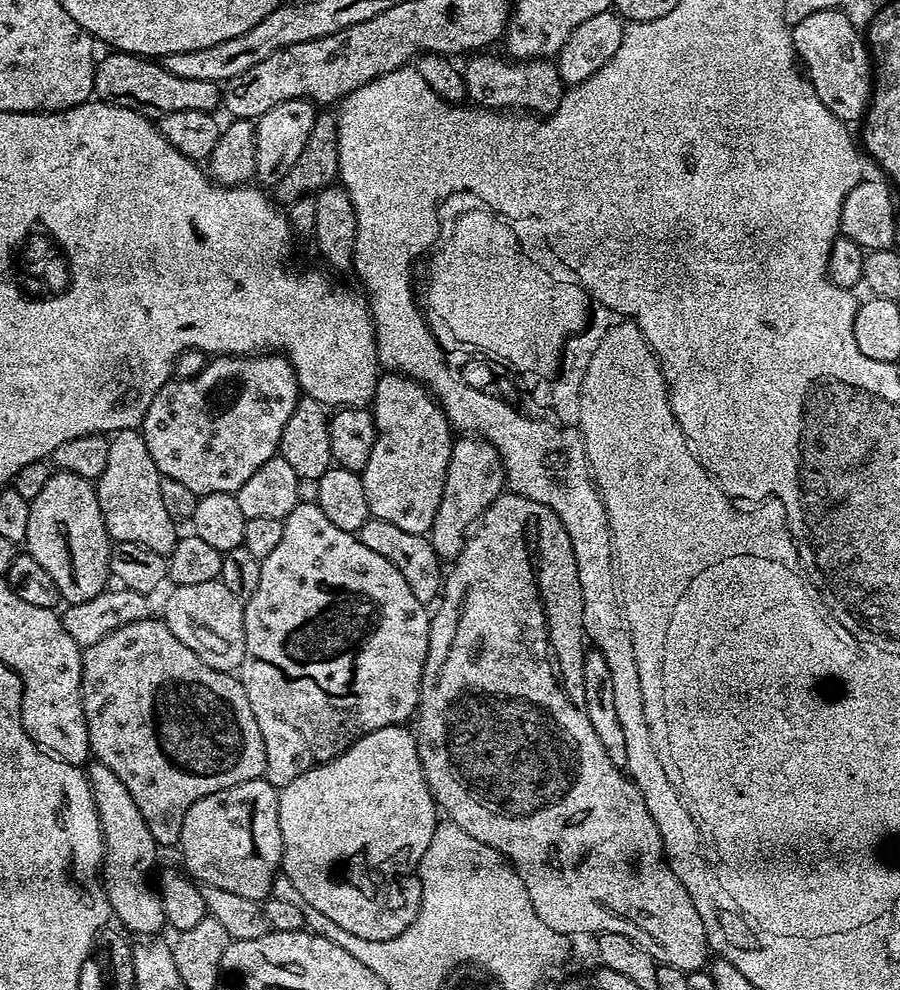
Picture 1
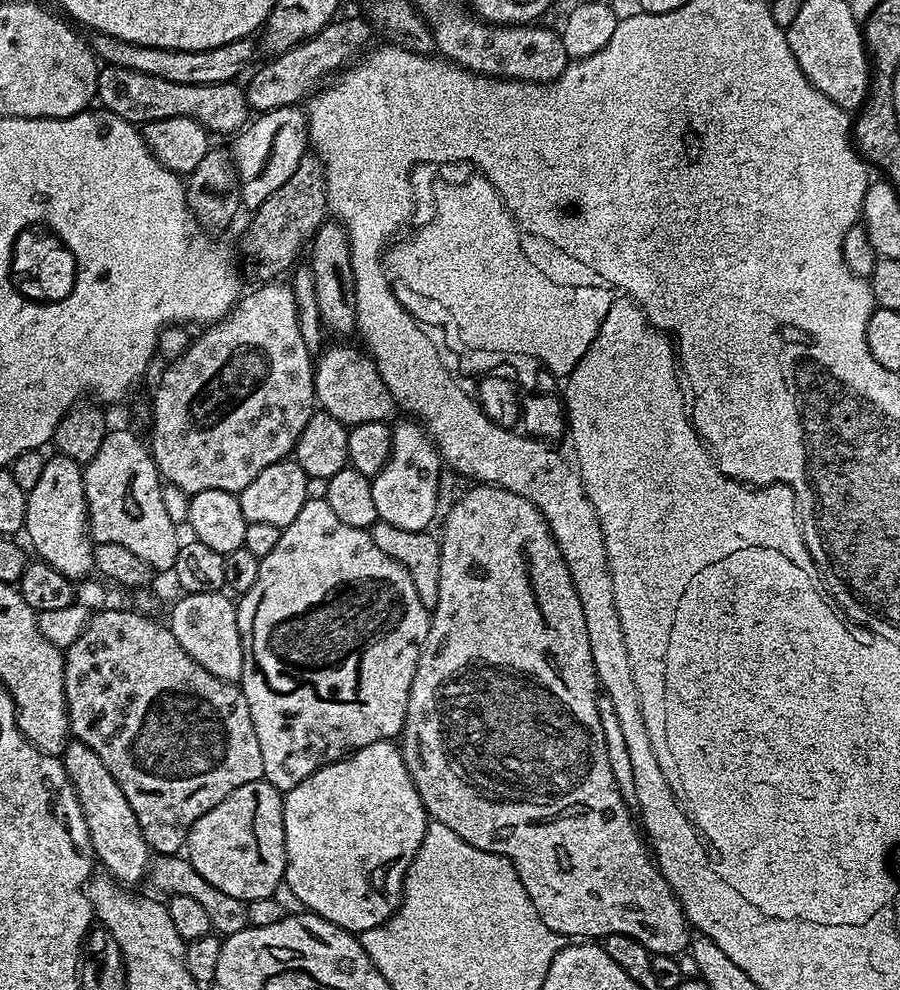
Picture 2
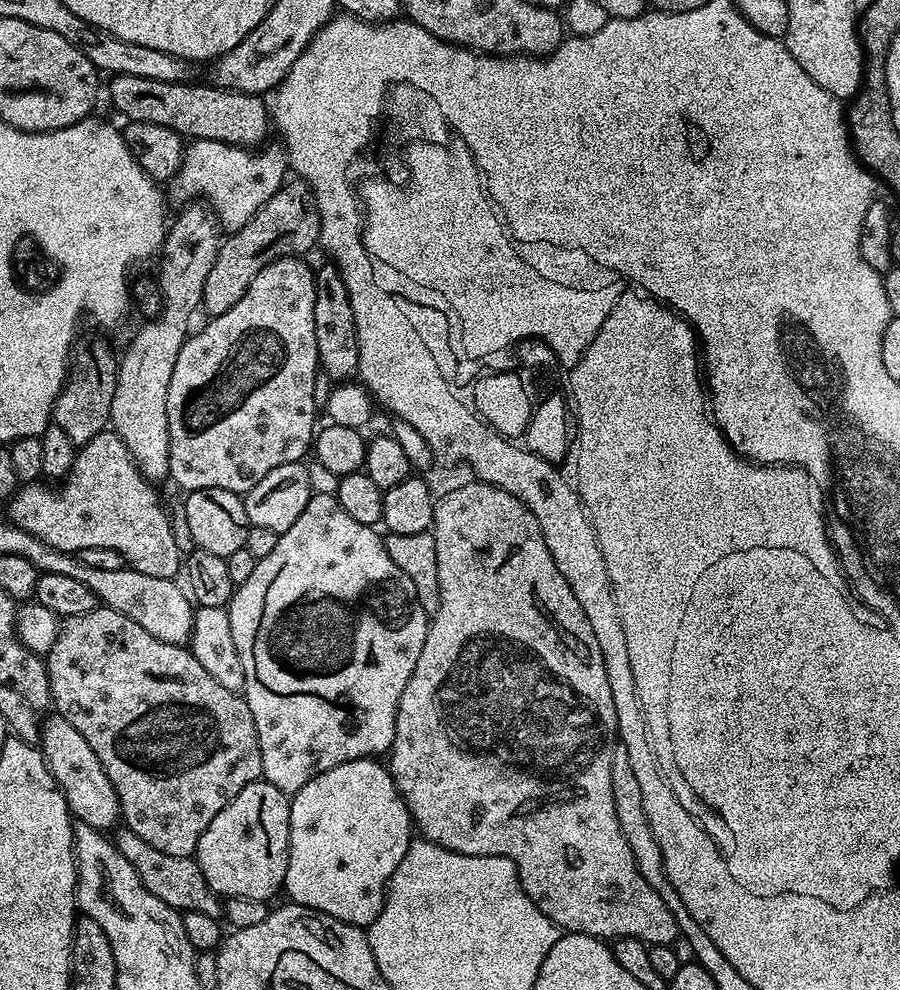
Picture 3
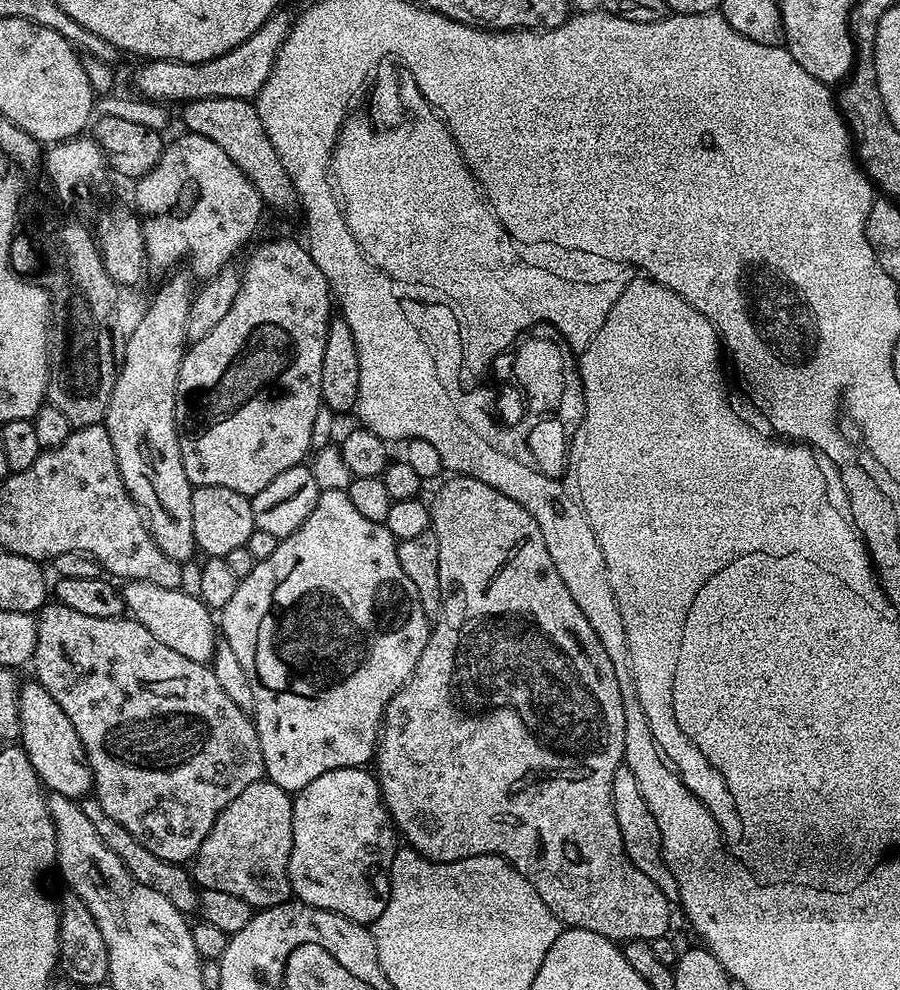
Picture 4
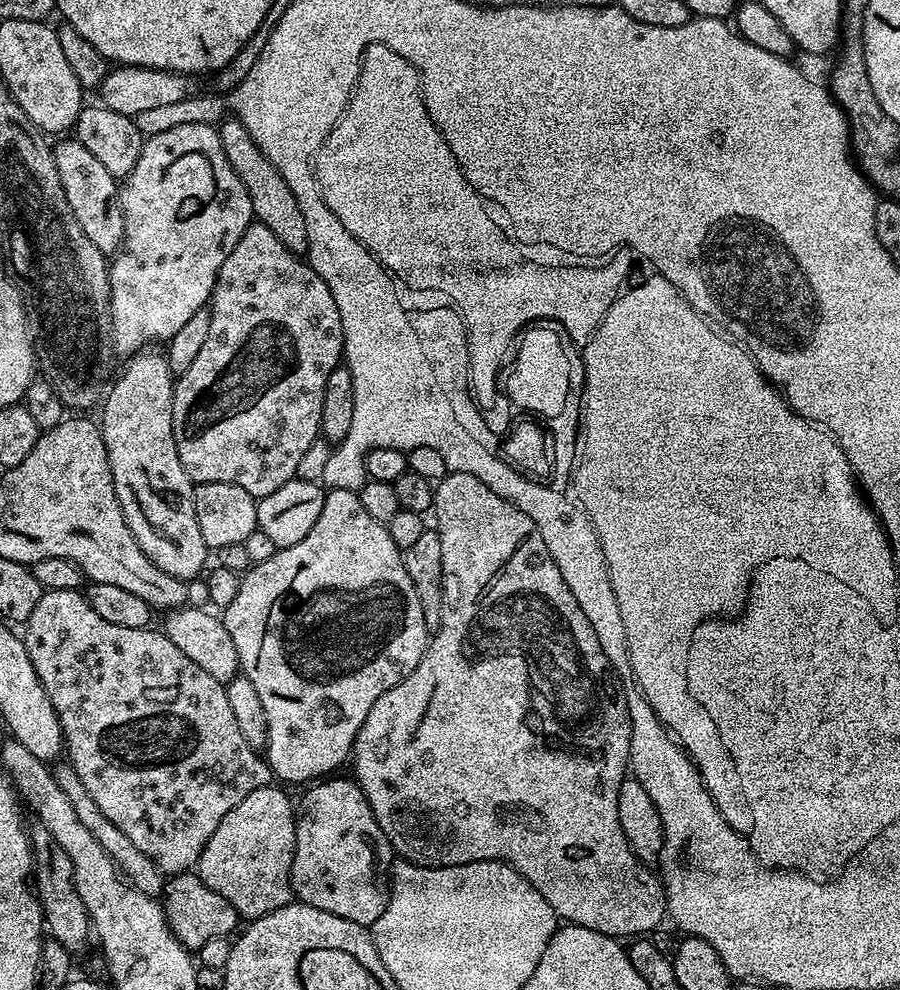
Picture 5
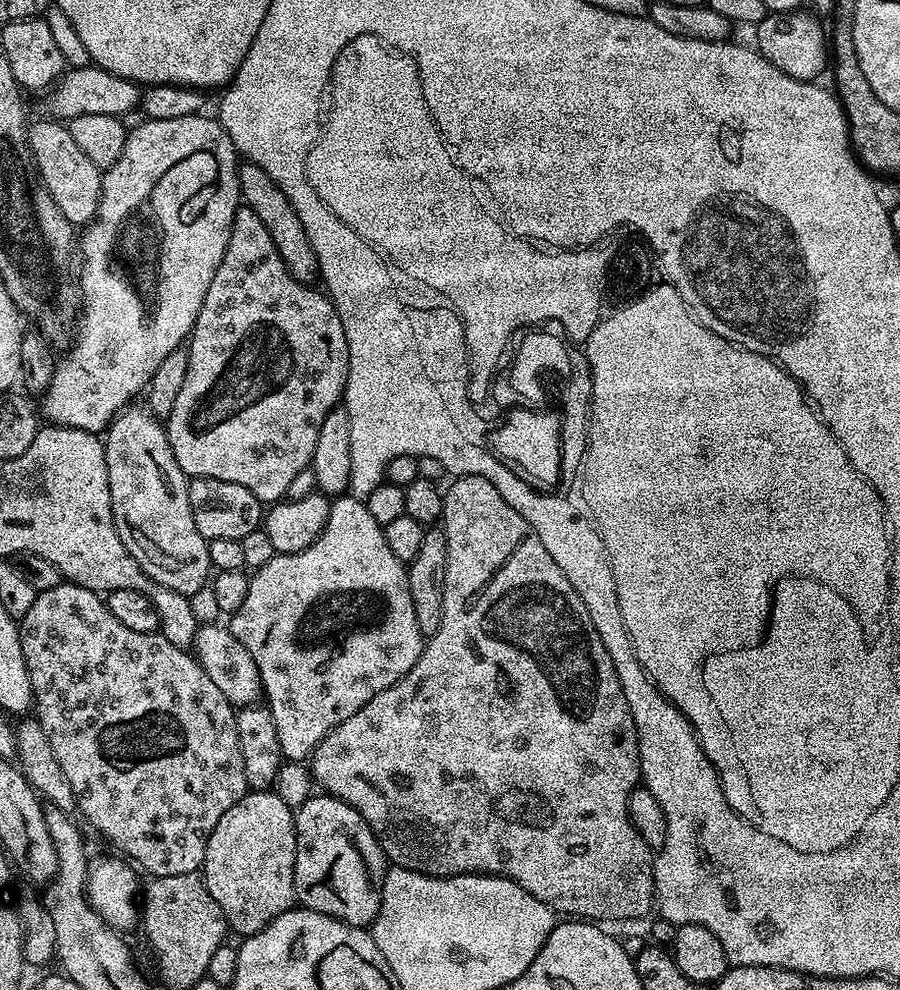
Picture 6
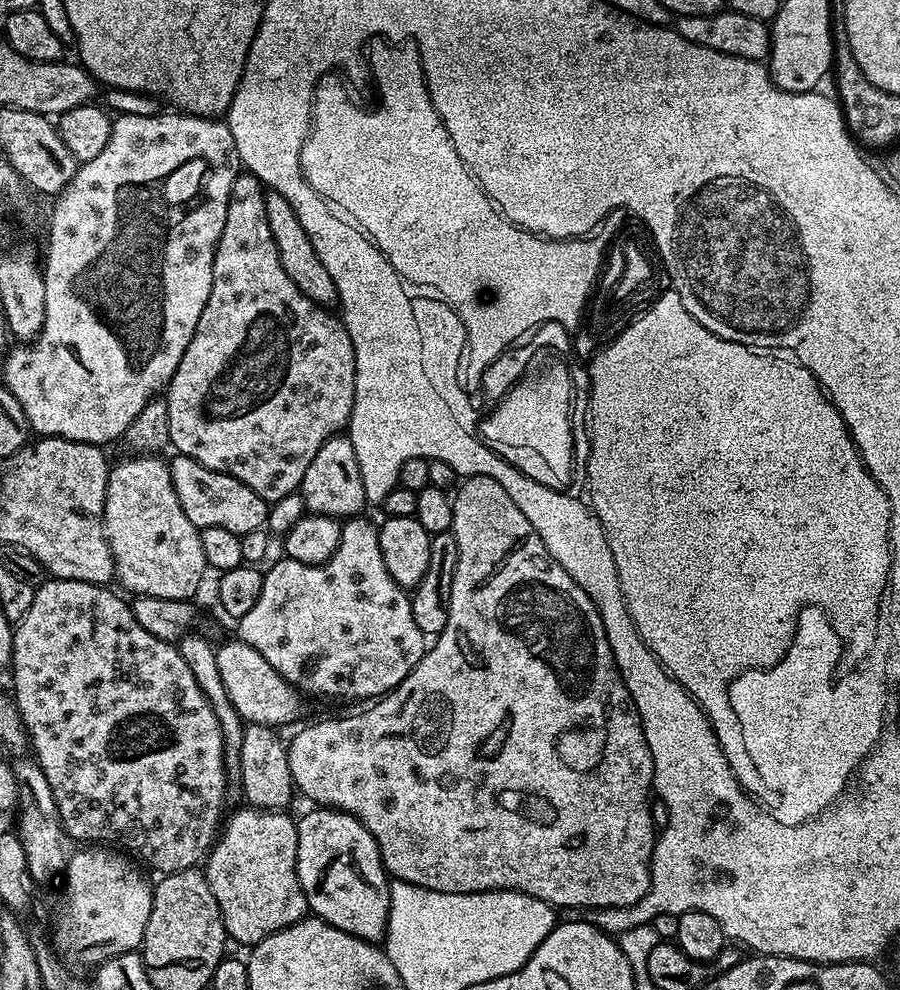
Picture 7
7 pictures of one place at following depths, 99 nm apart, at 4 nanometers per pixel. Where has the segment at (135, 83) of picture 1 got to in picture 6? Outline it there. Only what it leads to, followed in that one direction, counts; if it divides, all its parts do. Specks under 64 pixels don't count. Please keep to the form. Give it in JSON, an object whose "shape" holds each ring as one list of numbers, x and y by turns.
{"shape":[[247,162,241,163,238,175,243,203,250,210,254,210,254,214,258,214,258,218,262,218,262,226,266,226,266,231,274,241,274,250,278,250,282,262,286,262,287,272,294,278,298,278,298,282,315,285,320,280,318,258,314,246,310,246,310,238,306,238,306,230,302,230,302,221,298,218,298,210,294,210,294,206,290,206,290,198,286,198,286,194,282,194,278,182,274,182,274,178,270,178,270,174,266,174,266,170,262,170,262,166]]}

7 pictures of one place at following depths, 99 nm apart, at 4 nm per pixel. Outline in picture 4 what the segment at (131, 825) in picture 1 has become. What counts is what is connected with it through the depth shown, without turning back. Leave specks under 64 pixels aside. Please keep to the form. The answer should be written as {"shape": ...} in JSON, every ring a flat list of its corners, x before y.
{"shape":[[39,682,31,683,21,685,19,747,30,758,30,766,34,766,36,777,49,793,57,792,66,798,79,801,93,791,94,785,92,767,78,738,78,730,74,730,62,706,58,706,58,702,50,698,48,691]]}

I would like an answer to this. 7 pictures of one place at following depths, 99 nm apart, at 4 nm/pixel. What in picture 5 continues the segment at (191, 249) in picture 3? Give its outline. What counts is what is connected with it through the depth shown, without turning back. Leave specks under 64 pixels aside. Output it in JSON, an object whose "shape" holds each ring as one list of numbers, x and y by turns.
{"shape":[[141,350,127,361,124,373,115,377,110,391,103,397,104,413,98,416,100,433,106,442,110,474,114,478,114,490,118,494,118,502,122,506,122,514,126,518,126,526,130,526,130,534,134,534,134,542,142,546,142,554,158,566,166,574,185,582,205,571,204,563,210,556,206,542,202,542,202,530,198,530,198,518,194,510,194,481,186,474,182,462,178,458,178,446,174,442,174,426,172,425,172,389,174,373,168,365,168,357,163,351]]}

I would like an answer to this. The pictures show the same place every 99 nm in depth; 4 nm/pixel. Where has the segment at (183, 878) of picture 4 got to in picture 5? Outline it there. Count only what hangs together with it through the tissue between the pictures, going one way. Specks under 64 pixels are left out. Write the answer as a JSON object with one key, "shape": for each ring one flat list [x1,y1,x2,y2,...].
{"shape":[[67,762,60,763,57,763,54,768,56,782,66,794,66,799,70,801,74,814,78,814,82,826,86,826,86,830,90,830,94,842,98,842,98,846,102,846,102,850,106,850,106,854,112,859,112,865,133,888,137,888,147,896,159,897,166,887,165,873,161,872,154,862,150,862,150,858,146,858,146,854,142,854,142,850,138,850,138,846,134,846,134,842,130,842,130,838,126,838,126,834,122,834,122,830,118,830,118,826,114,826,114,822,110,822,110,818,106,818,106,814,102,814,102,810,98,810,94,798,90,798,86,786,82,786,82,778,78,778,72,765]]}

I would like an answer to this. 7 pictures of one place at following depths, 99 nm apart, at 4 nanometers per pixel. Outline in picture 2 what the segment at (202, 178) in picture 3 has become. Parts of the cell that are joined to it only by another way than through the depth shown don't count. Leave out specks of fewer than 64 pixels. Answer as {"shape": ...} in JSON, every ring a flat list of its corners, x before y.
{"shape":[[296,106,262,112,247,127,235,133,233,140,236,141,230,144,230,151,232,161,236,164,236,172,240,176,241,181,243,181,242,204,245,209,254,210,262,202,266,202,266,198,270,198,270,194,274,194,274,190,278,190,278,186,283,186,286,178,290,178,290,174,294,174,294,170,298,170,302,158,310,148,308,118]]}

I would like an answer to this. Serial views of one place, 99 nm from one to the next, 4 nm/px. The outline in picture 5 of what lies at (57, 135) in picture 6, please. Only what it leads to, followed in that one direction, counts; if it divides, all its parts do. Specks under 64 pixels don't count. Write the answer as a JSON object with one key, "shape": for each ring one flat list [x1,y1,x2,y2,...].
{"shape":[[75,138,64,140,54,148,58,178,62,178,62,186,66,190,66,202,70,202,70,210,74,218,78,218,78,226,105,254,115,254,120,251,120,243,124,240,124,211,120,209,118,195,118,180,82,146]]}

